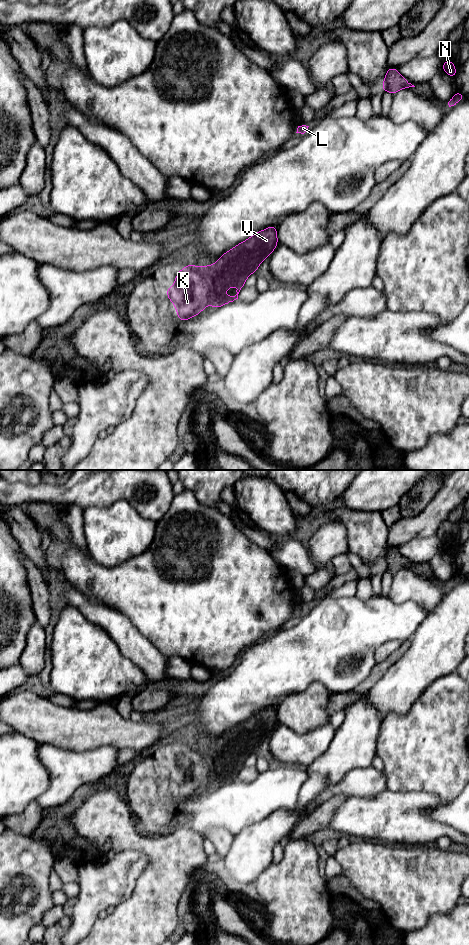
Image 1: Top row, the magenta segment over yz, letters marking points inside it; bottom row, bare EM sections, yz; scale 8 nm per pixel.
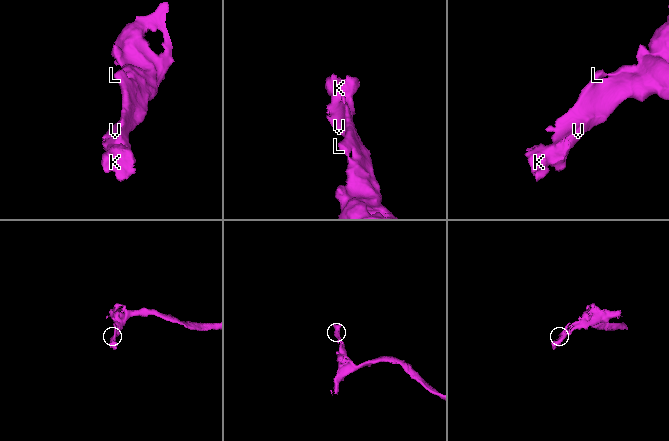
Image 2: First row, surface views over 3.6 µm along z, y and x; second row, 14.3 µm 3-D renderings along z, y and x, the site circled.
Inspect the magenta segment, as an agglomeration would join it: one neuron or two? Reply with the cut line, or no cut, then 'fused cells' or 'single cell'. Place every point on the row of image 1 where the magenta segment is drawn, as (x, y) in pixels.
no cut; single cell

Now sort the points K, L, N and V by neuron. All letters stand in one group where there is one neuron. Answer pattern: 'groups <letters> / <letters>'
groups K L N V

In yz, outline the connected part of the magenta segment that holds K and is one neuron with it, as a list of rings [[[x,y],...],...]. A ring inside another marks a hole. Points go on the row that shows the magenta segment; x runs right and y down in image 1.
[[[270,226],[224,253],[214,265],[198,267],[187,264],[177,273],[175,284],[165,291],[169,300],[175,305],[180,322],[183,323],[187,319],[197,316],[208,303],[213,308],[219,308],[238,299],[238,294],[245,286],[248,276],[256,273],[260,263],[270,256],[277,245],[277,226]],[[233,283],[237,287],[237,294],[224,296],[223,291],[230,290]]]

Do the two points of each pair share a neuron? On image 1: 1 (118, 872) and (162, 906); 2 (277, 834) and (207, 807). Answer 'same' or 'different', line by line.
1: different
2: different

